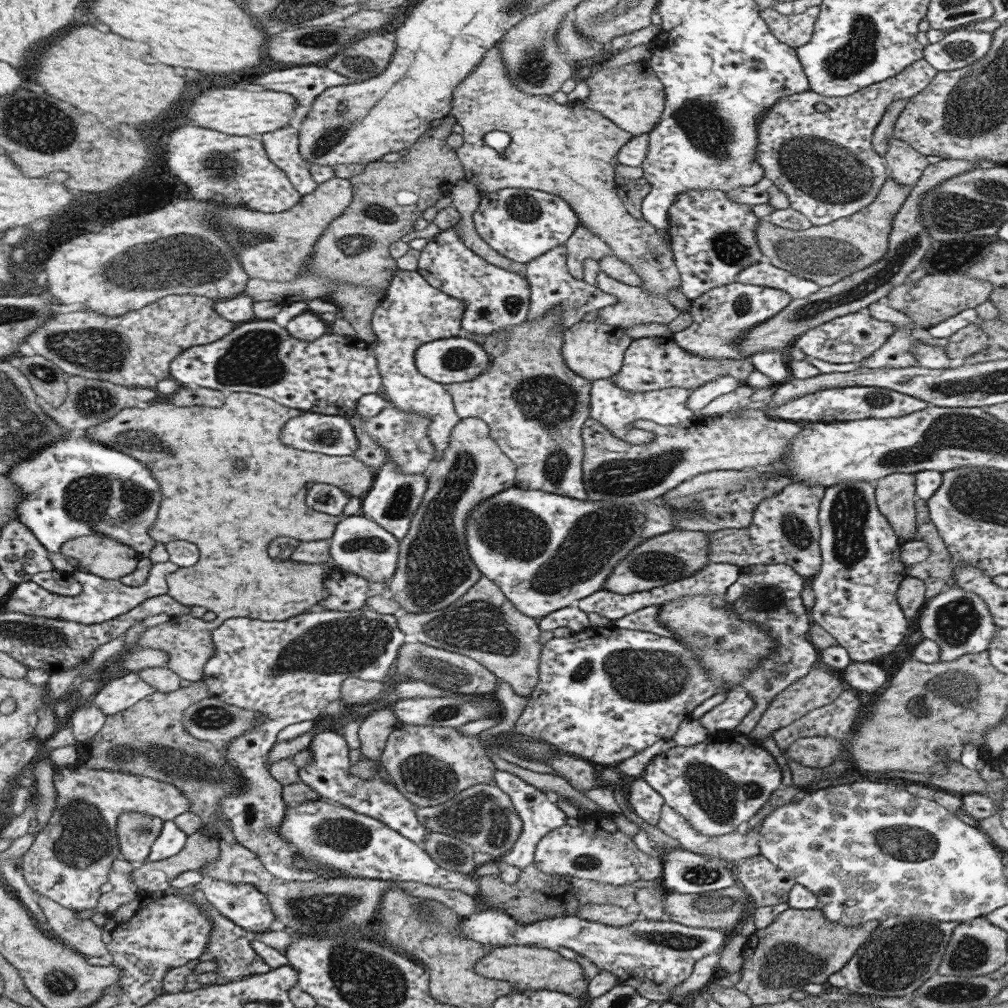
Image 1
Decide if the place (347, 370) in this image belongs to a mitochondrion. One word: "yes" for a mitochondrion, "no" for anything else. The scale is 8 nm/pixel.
no

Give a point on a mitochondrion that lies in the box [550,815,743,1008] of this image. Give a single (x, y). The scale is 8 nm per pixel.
(673, 940)

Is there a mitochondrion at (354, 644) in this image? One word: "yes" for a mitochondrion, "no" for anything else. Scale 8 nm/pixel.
yes

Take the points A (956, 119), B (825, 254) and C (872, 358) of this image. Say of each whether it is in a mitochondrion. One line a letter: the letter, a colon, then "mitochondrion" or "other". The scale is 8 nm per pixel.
A: mitochondrion
B: mitochondrion
C: other

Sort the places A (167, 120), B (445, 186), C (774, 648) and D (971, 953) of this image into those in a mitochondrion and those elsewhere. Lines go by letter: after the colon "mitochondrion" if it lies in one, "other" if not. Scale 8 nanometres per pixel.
A: other
B: other
C: other
D: mitochondrion

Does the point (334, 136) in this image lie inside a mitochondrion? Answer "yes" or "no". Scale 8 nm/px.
yes

